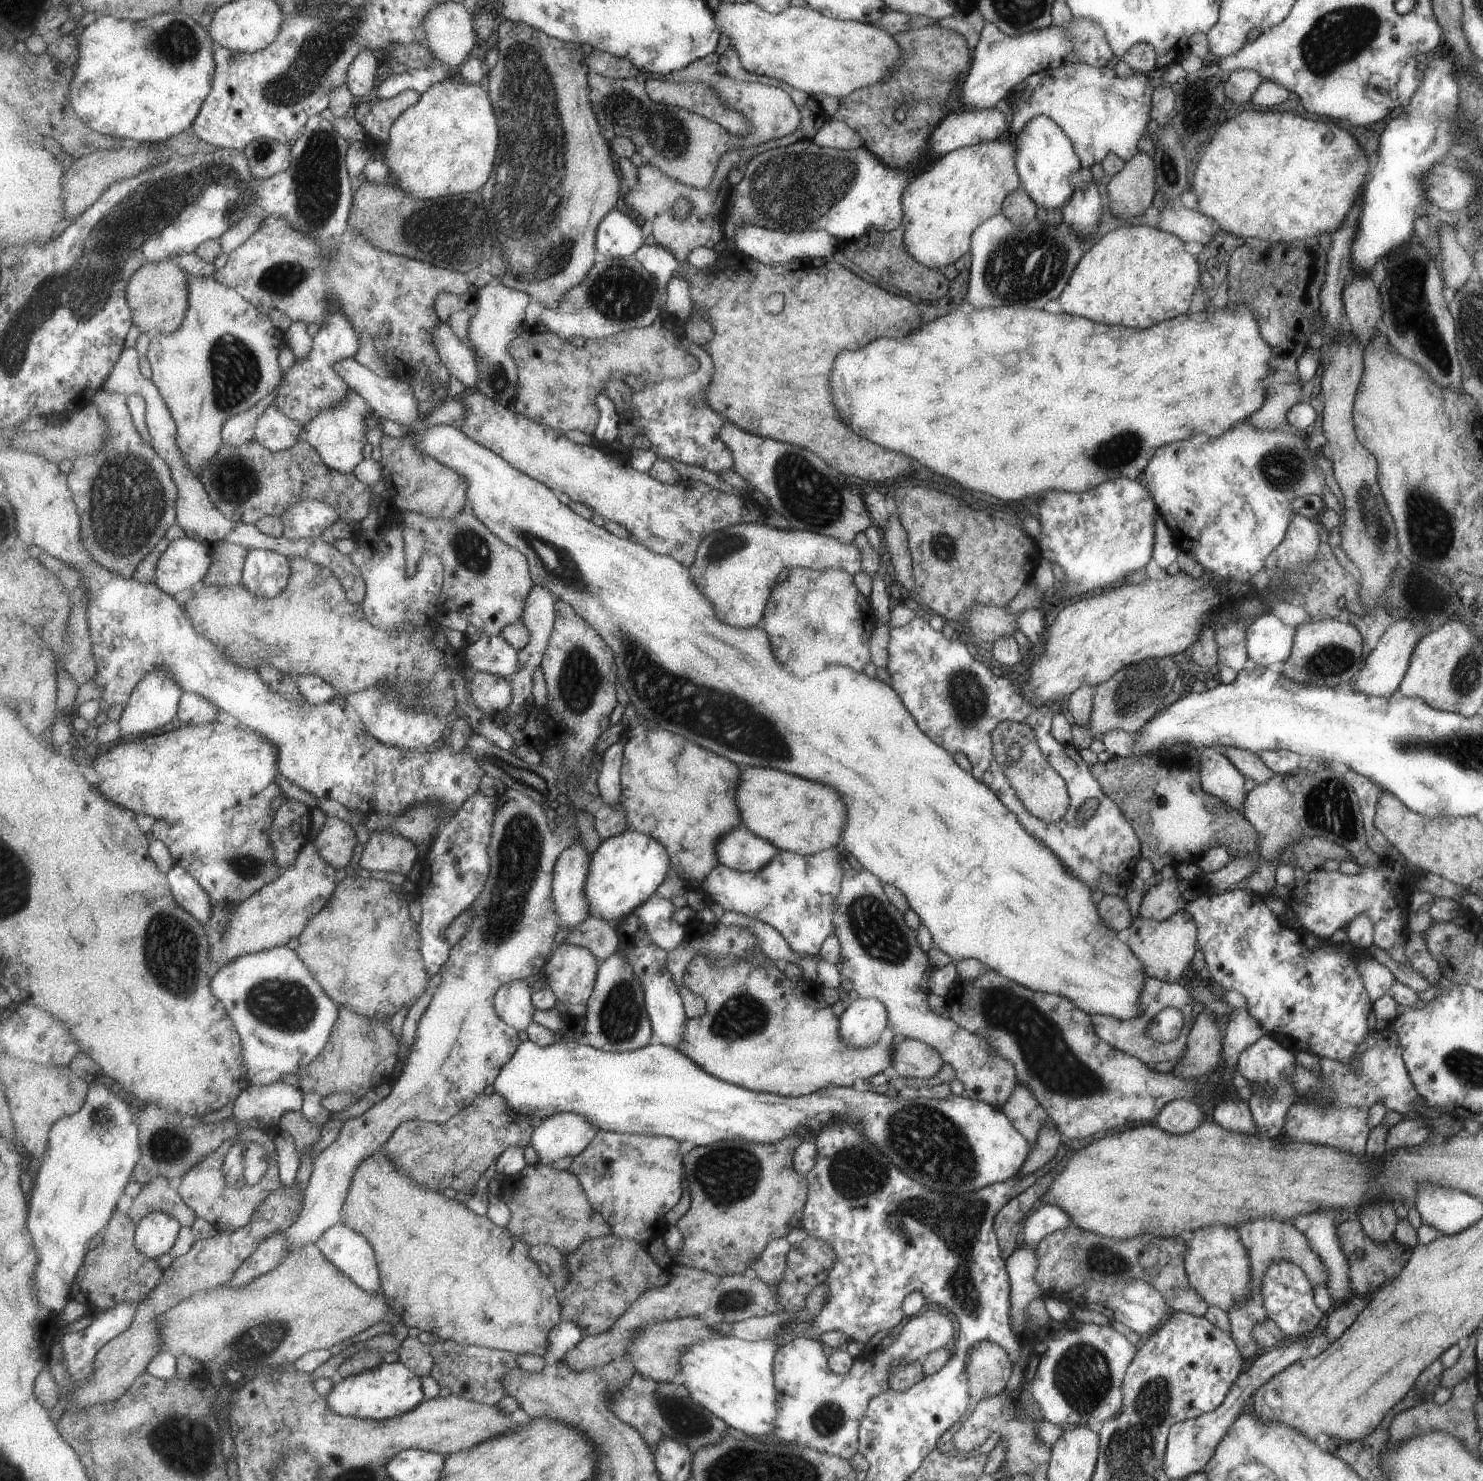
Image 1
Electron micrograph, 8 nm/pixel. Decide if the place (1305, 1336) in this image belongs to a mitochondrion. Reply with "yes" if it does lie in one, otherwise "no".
no

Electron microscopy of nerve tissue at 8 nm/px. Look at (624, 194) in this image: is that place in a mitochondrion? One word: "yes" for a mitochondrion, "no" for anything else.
no

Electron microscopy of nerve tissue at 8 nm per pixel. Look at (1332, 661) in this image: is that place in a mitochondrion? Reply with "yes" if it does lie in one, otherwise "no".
yes

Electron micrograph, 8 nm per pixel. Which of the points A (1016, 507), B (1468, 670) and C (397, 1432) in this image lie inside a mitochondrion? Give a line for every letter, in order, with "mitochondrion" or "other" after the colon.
A: other
B: mitochondrion
C: other

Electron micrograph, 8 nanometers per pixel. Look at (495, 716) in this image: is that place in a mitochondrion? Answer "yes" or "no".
no

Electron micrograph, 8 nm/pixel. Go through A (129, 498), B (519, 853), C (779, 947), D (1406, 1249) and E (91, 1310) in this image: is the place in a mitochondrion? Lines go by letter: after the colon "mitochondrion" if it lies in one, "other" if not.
A: mitochondrion
B: mitochondrion
C: other
D: other
E: other

